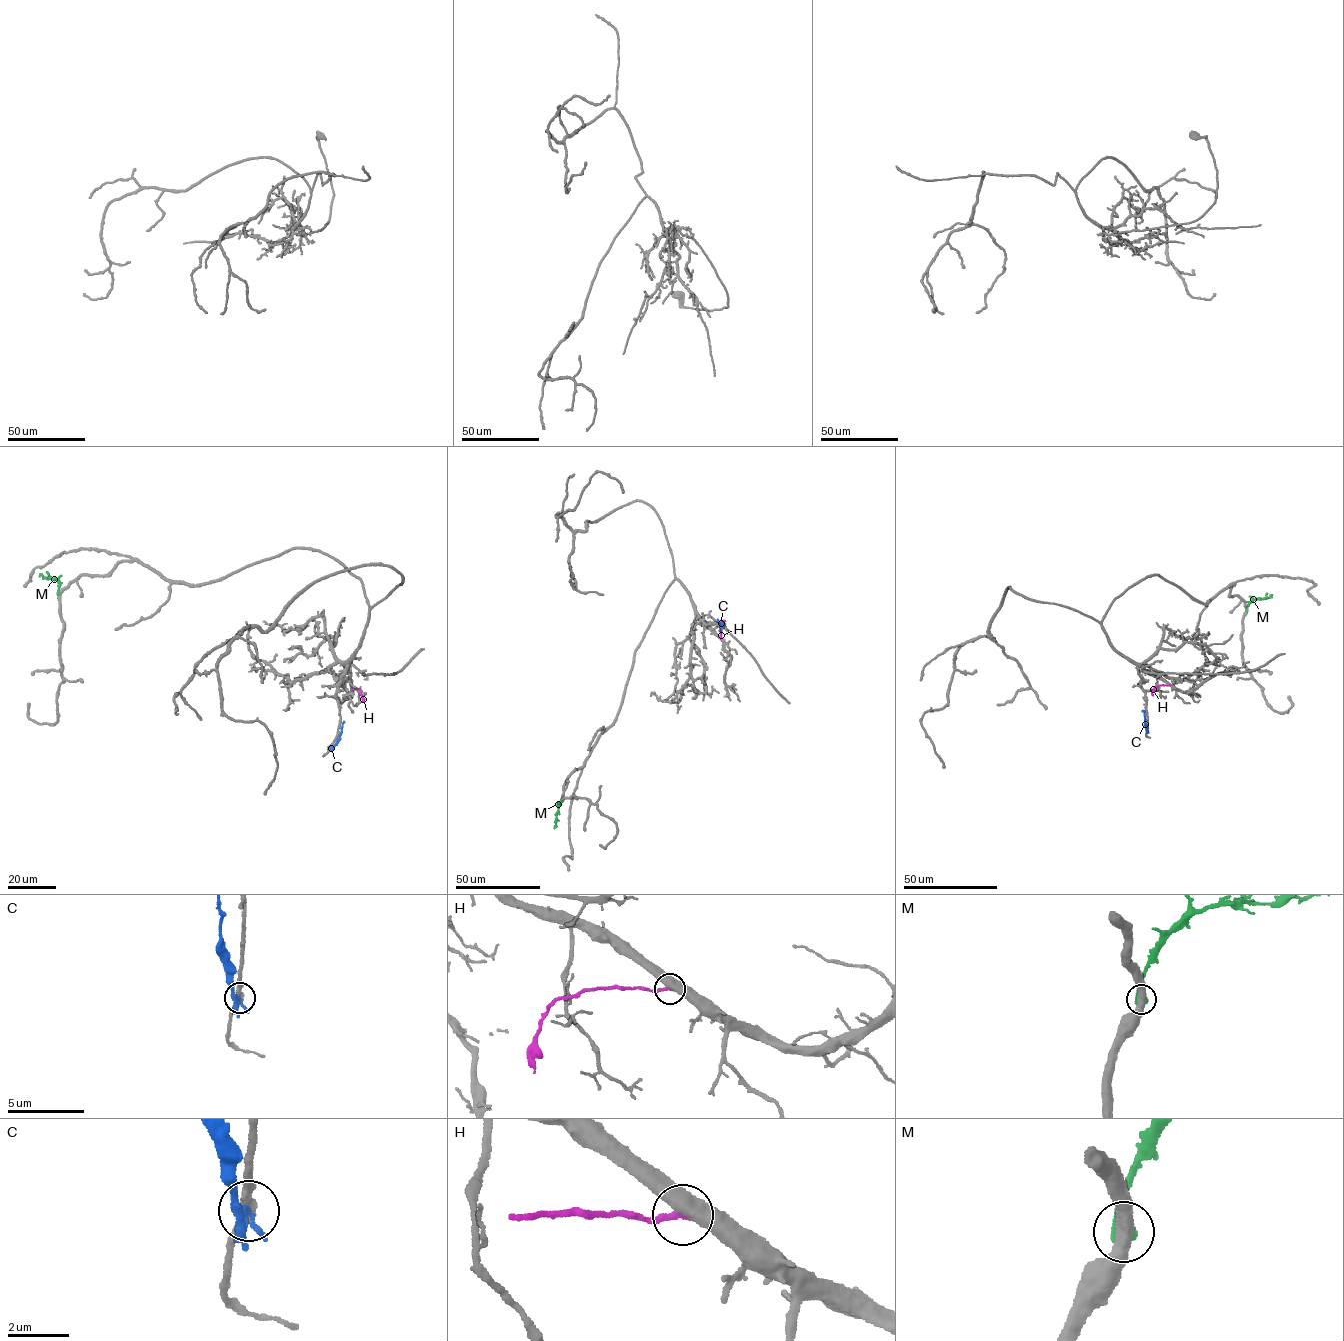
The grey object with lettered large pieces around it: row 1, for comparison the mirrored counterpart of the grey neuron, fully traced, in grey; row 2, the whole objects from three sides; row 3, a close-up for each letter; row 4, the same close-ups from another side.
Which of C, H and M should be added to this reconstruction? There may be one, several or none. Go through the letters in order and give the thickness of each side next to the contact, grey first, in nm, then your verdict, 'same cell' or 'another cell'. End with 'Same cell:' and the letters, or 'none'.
C: 360/140 nm | another cell
H: 550/220 nm | another cell
M: 480/650 nm | another cell
Same cell: none

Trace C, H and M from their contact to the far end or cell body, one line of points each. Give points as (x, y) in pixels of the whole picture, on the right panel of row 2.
C: (1147, 730), (1142, 710)
H: (1169, 685), (1156, 686), (1153, 695)
M: (1246, 610), (1254, 600), (1271, 597)

